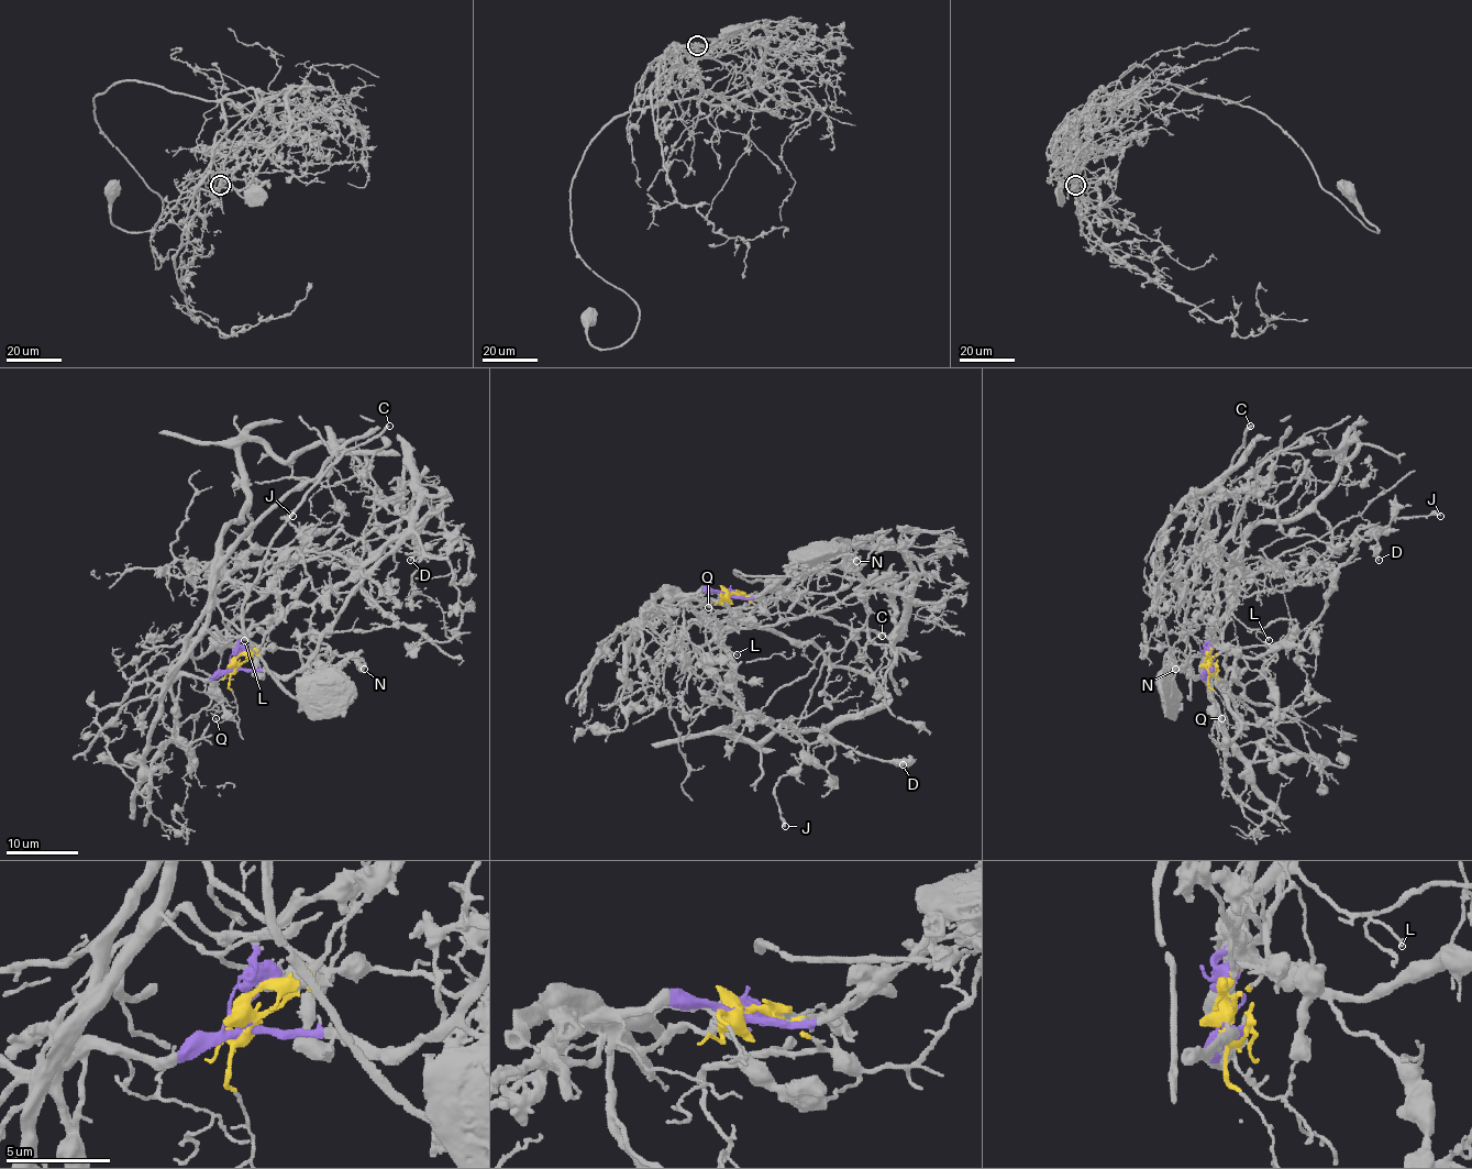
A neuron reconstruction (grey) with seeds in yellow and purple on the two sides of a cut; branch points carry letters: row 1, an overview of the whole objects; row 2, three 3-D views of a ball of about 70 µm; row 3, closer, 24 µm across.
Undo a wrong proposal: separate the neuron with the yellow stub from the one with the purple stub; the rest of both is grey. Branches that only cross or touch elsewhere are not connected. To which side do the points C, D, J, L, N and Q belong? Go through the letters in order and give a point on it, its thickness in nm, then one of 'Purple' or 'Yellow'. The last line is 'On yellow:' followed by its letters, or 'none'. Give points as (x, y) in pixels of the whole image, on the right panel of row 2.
C: Place: (1250, 426). Thickness 360 nm. Purple
D: Place: (1379, 560). Thickness 280 nm. Yellow
J: Place: (1440, 516). Thickness 360 nm. Yellow
L: Place: (1269, 640). Thickness 140 nm. Yellow
N: Place: (1175, 669). Thickness 380 nm. Purple
Q: Place: (1221, 718). Thickness 150 nm. Yellow
On yellow: D, J, L, Q

